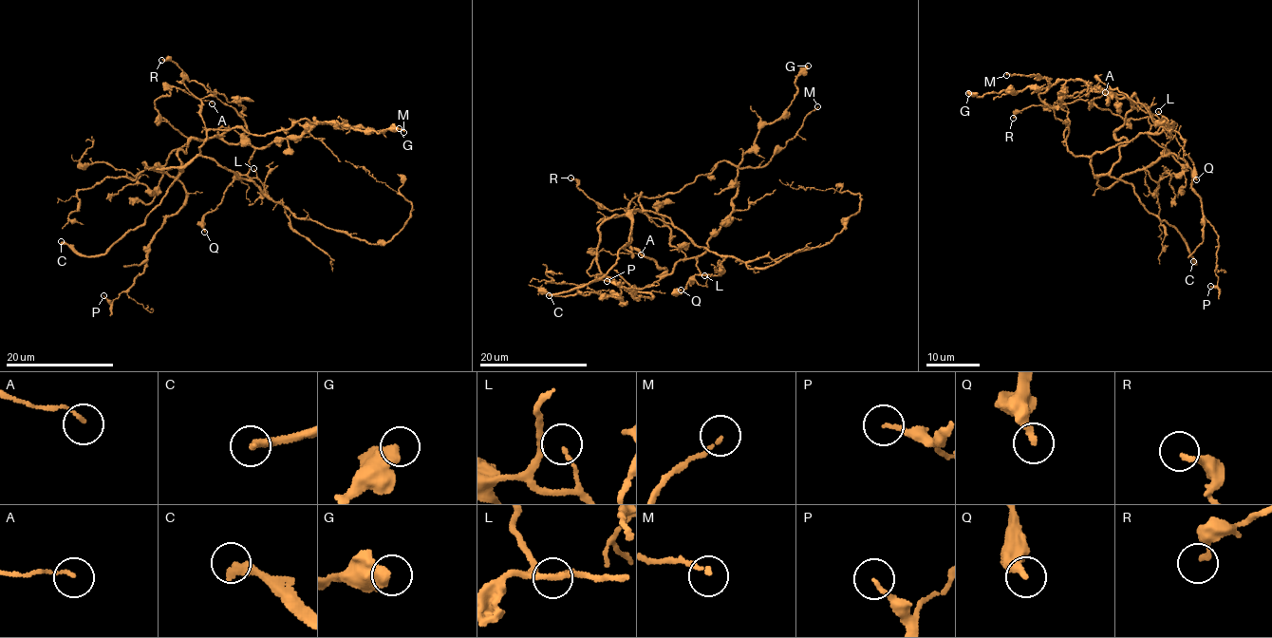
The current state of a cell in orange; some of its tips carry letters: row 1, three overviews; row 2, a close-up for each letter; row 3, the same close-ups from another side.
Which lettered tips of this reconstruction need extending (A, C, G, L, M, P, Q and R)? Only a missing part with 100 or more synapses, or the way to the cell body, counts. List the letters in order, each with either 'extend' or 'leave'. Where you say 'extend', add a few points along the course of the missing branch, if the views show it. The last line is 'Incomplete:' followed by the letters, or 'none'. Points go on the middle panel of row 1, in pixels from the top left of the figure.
A: leave
C: extend
G: leave
L: leave
M: leave
P: leave
Q: leave
R: leave
Incomplete: C

